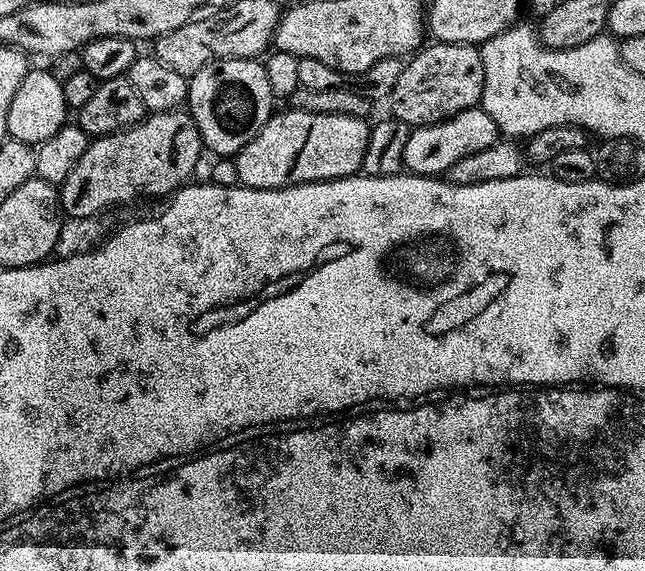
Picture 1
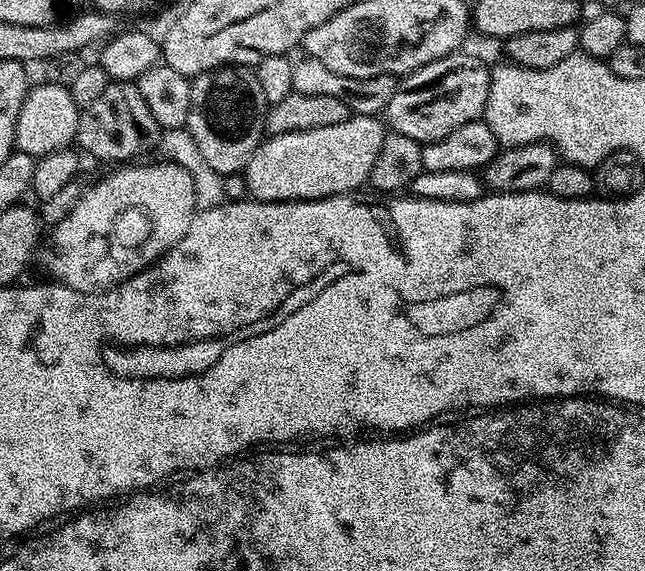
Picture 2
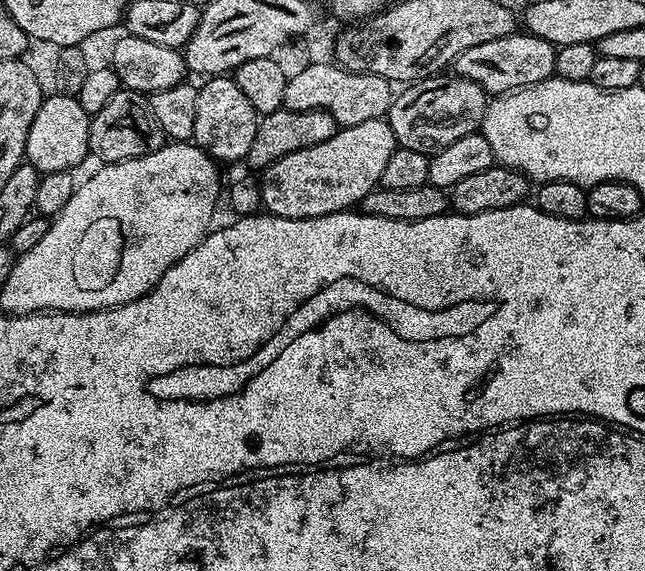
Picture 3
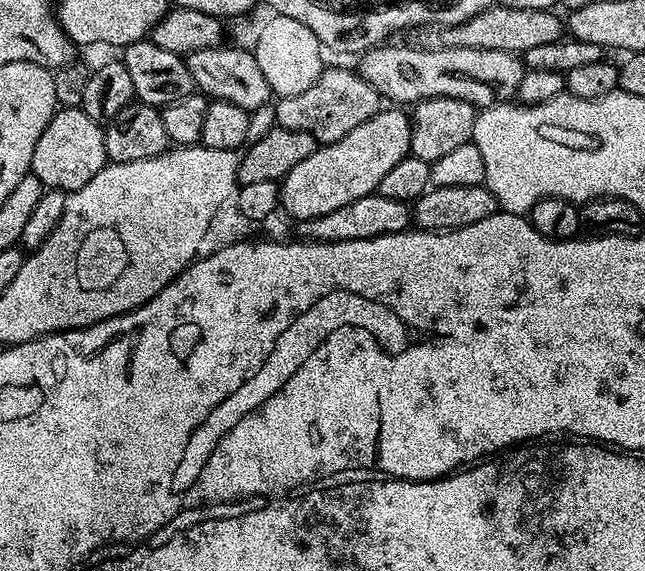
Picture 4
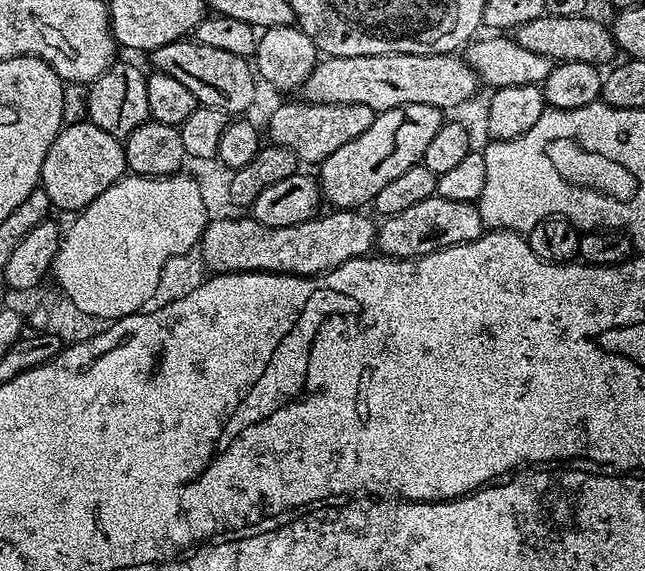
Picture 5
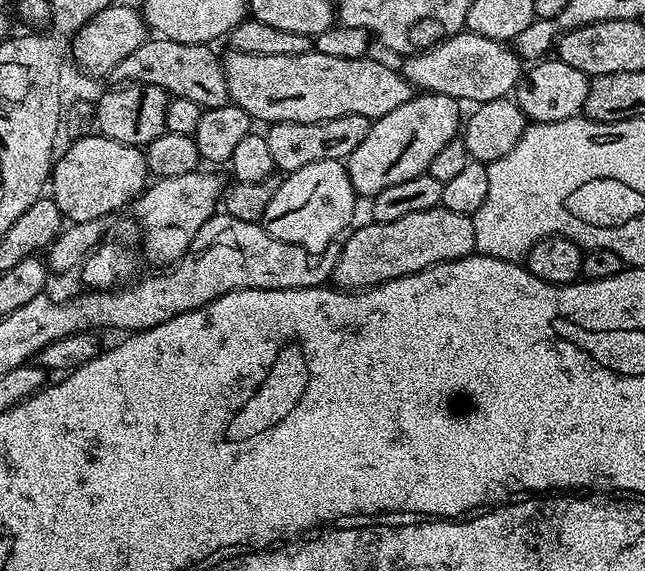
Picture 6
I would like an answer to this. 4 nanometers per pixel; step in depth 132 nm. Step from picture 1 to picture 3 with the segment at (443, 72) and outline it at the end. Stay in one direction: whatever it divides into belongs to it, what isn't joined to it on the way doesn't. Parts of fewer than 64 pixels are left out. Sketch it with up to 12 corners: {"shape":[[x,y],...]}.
{"shape":[[455,74],[397,91],[399,147],[429,154],[481,131],[489,93]]}

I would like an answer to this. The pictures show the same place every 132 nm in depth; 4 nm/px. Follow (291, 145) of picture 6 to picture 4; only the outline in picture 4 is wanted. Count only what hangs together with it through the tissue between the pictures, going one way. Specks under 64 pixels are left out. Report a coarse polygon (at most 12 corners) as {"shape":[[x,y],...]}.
{"shape":[[325,67],[275,123],[333,144],[382,111],[359,71]]}

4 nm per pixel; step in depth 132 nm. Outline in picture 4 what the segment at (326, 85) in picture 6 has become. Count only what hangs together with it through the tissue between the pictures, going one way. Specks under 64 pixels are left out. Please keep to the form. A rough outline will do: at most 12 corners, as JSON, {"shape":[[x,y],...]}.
{"shape":[[388,42],[358,71],[385,101],[507,104],[517,53]]}

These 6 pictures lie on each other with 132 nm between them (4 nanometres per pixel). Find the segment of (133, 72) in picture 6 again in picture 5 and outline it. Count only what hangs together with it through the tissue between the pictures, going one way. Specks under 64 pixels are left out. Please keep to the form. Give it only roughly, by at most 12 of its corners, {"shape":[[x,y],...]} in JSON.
{"shape":[[185,38],[150,54],[197,105],[244,114],[257,73],[238,54]]}

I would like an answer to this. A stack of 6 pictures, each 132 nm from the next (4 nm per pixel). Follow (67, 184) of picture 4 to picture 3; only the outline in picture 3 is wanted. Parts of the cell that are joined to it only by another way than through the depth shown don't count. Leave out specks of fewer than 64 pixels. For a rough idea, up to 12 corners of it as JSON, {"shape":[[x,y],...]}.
{"shape":[[48,94],[26,134],[40,173],[89,159],[90,113]]}

